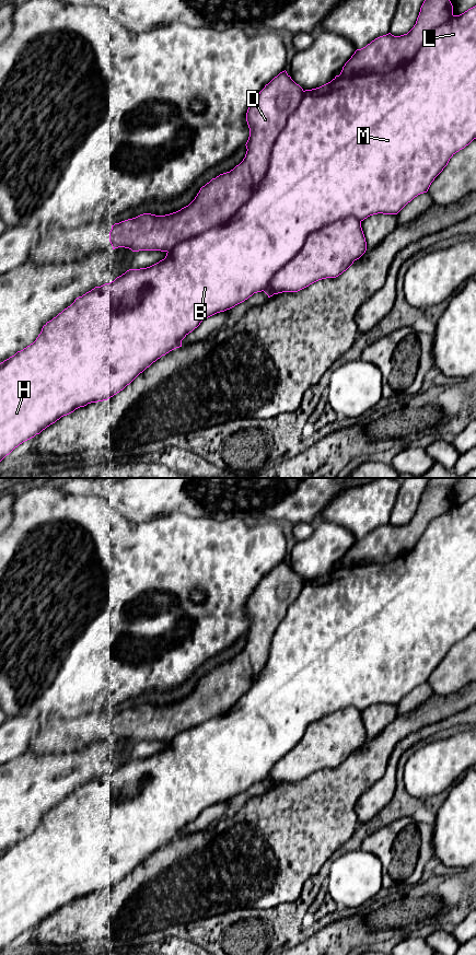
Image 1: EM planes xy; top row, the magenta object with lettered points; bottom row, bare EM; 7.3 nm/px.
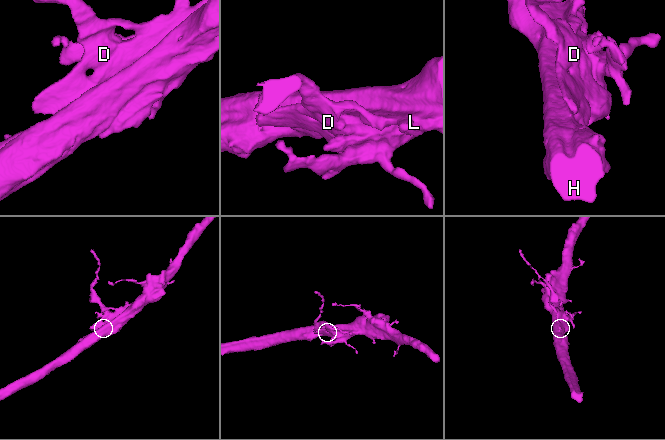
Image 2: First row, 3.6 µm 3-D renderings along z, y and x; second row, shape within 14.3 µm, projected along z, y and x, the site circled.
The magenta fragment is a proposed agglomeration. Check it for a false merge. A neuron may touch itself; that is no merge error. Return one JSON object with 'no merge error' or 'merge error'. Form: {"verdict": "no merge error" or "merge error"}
{"verdict": "merge error"}

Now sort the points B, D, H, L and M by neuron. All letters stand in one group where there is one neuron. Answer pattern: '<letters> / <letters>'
B H L M / D

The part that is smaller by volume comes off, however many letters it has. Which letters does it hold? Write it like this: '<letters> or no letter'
D

